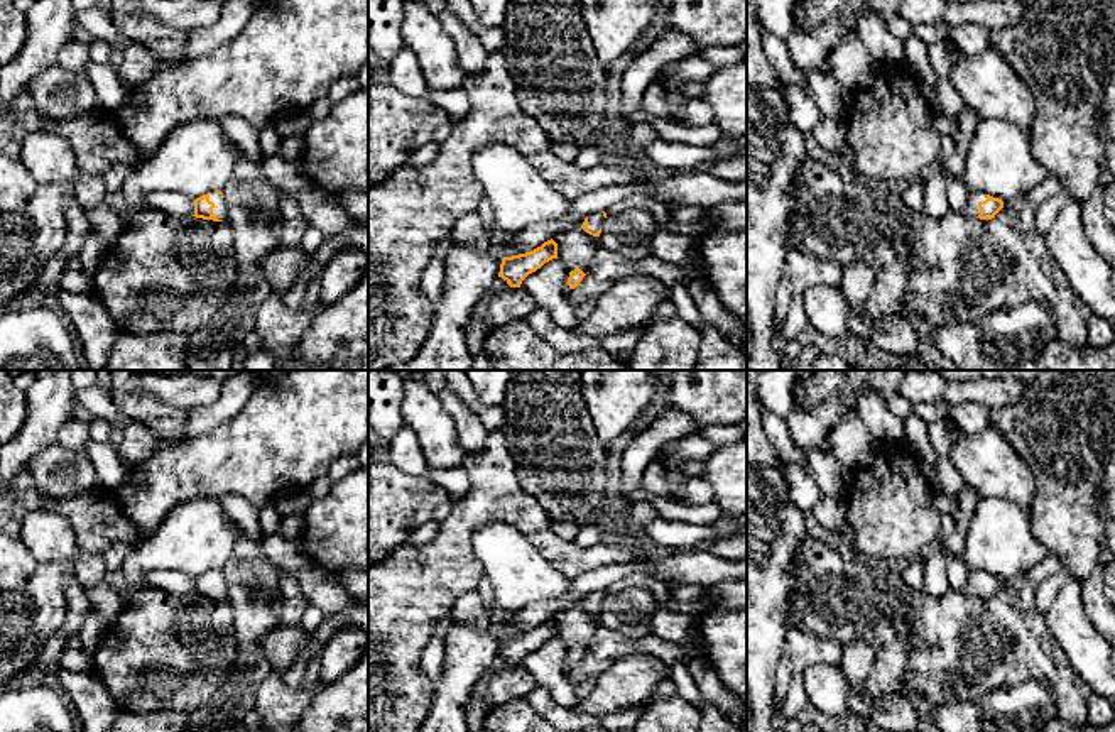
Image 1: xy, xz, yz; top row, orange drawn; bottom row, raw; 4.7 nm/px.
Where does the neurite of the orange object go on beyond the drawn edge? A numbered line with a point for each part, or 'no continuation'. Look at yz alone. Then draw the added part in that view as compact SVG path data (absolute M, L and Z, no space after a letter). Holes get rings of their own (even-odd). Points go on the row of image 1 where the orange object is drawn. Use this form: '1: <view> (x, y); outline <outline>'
1: yz (972, 210); outline M978 191L970 193L970 199L968 199L963 213L965 213L968 218L976 218L976 216L980 215L978 203L980 203L980 201L985 201L985 199L987 199L987 194L985 194L985 193L978 193Z

